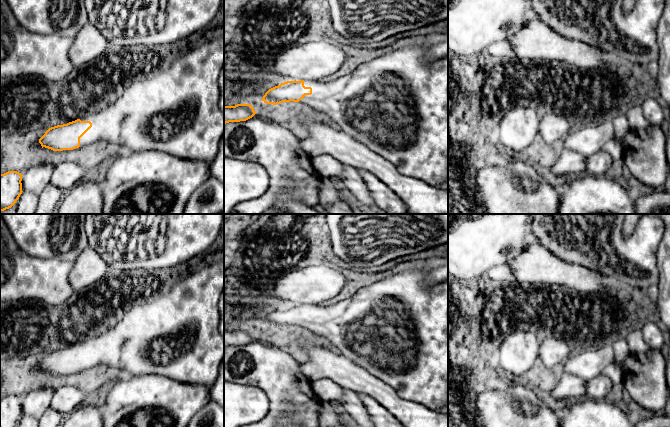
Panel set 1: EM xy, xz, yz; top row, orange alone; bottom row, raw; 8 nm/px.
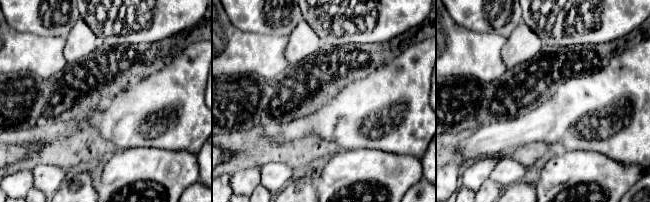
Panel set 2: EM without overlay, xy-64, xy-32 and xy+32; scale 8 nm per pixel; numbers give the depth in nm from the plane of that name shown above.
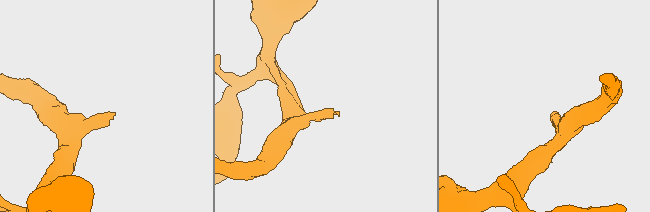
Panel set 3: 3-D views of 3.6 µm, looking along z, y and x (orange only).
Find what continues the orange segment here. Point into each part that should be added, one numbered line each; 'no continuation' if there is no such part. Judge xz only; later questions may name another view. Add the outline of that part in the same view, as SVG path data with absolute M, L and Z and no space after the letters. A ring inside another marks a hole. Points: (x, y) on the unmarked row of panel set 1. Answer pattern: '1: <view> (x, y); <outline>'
1: xz (396, 329); M402 270L396 275L362 287L350 298L346 298L332 305L304 304L304 310L311 311L312 318L305 319L299 326L302 327L306 333L323 340L340 355L352 360L360 367L388 384L401 398L414 403L420 403L432 411L448 414L448 280L427 286L425 284L425 277L426 273L424 270Z

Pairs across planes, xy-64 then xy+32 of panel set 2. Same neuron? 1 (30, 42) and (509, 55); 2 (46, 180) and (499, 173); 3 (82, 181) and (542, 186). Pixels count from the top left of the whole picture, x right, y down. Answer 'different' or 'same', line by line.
1: different
2: same
3: different

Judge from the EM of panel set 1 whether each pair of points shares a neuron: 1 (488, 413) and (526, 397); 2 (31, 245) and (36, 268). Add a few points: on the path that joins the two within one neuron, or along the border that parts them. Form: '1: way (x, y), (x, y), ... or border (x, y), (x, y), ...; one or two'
1: way (498, 413), (511, 413), (517, 407); one
2: border (15, 240), (21, 249), (31, 255), (56, 259); two

